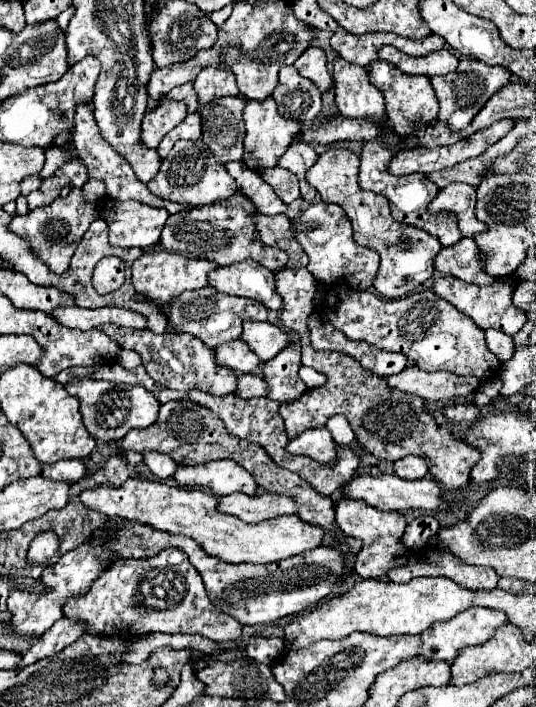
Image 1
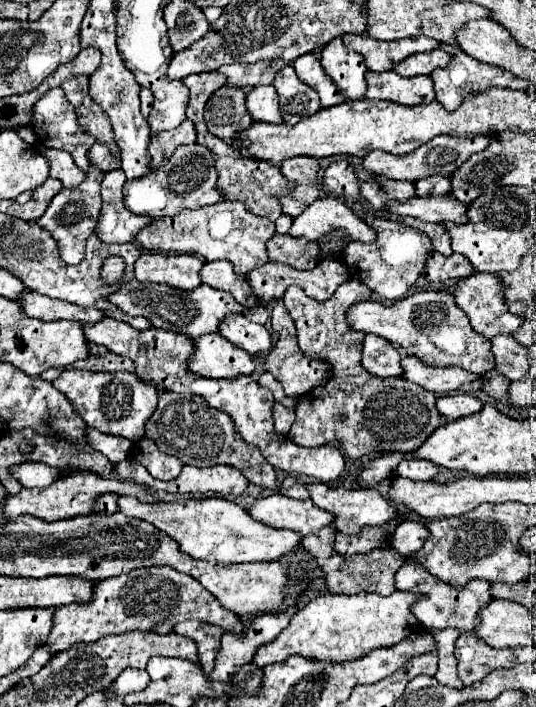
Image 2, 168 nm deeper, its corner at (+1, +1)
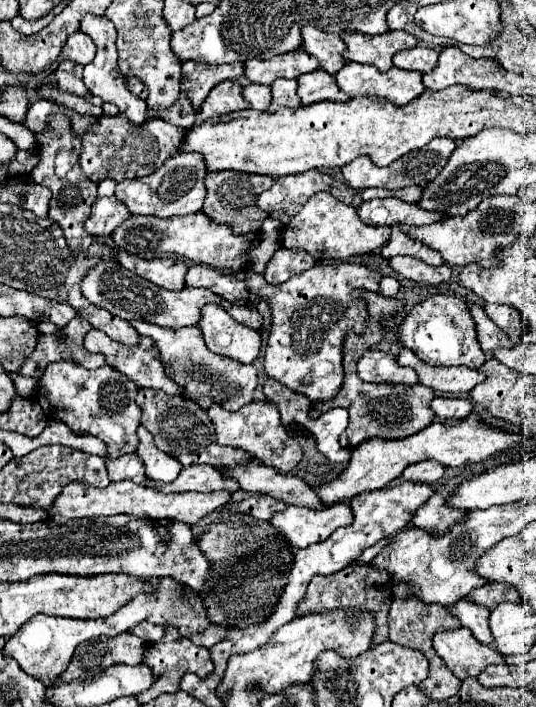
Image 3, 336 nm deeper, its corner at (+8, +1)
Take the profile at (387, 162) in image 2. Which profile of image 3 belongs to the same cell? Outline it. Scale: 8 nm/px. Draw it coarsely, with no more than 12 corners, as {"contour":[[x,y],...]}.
{"contour":[[433,139],[387,167],[343,165],[353,189],[425,185],[447,165],[455,139]]}

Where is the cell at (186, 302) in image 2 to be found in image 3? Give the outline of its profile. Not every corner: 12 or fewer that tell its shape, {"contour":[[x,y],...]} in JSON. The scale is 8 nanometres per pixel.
{"contour":[[117,261],[81,279],[93,305],[125,321],[171,329],[197,325],[201,307],[221,305],[261,329],[263,317],[209,289],[157,289]]}

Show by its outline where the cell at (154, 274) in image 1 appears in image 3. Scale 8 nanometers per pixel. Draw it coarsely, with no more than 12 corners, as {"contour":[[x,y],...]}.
{"contour":[[113,257],[139,277],[169,289],[185,287],[187,265],[177,259]]}

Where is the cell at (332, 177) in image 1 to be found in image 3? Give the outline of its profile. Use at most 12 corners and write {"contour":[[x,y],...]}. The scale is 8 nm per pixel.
{"contour":[[383,277],[379,293],[395,297],[399,291],[399,281],[395,277]]}

